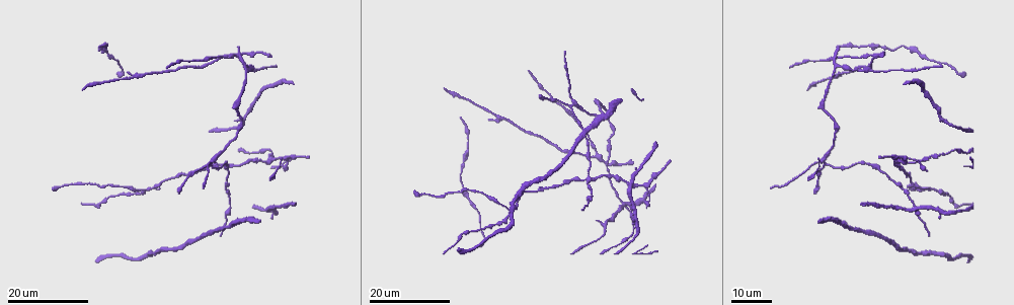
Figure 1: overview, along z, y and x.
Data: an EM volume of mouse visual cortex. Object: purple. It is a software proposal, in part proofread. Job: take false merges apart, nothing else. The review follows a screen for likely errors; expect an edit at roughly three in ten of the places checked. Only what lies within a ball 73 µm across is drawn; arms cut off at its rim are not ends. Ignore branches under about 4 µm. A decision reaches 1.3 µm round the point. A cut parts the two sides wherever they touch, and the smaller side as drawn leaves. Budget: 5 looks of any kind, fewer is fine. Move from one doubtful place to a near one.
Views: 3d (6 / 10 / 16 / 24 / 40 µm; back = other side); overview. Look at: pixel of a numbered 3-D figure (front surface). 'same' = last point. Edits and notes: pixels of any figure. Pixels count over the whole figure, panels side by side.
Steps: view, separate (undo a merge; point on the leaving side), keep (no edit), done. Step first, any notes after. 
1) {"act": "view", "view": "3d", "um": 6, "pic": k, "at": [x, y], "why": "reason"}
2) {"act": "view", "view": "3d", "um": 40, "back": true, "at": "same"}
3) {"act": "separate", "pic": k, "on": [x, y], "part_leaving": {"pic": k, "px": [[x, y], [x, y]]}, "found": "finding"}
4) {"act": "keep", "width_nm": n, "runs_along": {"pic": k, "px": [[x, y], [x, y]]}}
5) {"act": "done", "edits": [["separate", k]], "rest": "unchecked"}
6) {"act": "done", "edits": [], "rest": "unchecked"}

{"act": "view", "view": "3d", "um": 24, "pic": 1, "at": [858, 68], "why": "thick turns thin"}

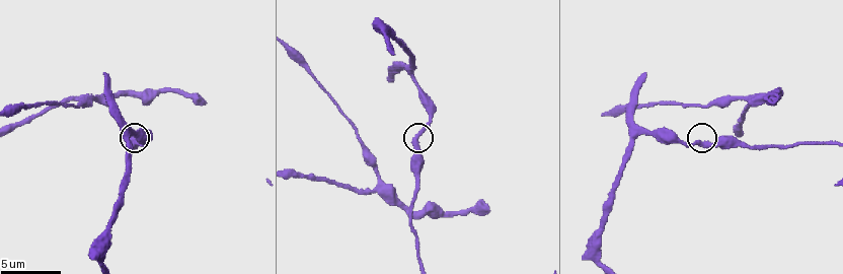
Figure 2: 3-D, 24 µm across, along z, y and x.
{"act": "view", "view": "3d", "um": 6, "pic": 2, "at": [414, 142]}

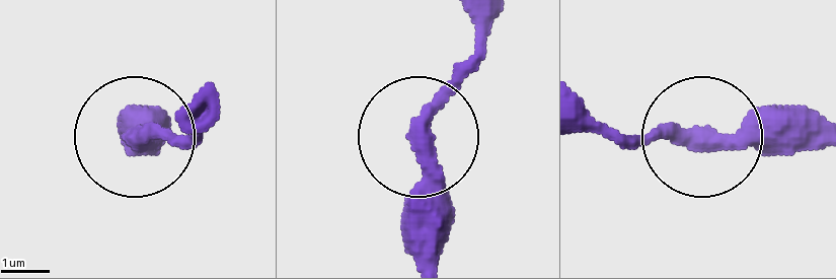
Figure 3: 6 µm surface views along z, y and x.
{"act": "keep", "runs_along": {"pic": 3, "px": [[466, 12], [470, 73], [414, 145], [439, 255]]}, "found": "continuous, no second cell"}

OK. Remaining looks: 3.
{"act": "view", "view": "3d", "um": 16, "pic": 1, "at": [569, 107], "why": "three arms meet"}

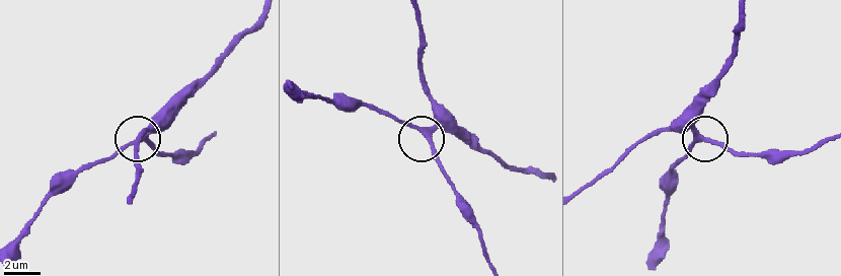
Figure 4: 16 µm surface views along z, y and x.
{"act": "view", "view": "3d", "um": 10, "pic": 4, "at": [426, 131], "why": "closer look"}

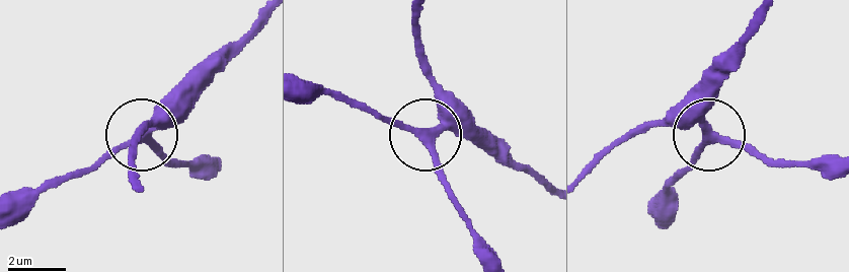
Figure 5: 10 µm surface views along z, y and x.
{"act": "keep", "arms": 3, "found": "one cell here"}

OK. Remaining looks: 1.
{"act": "done", "edits": [], "rest": "unchecked"}

